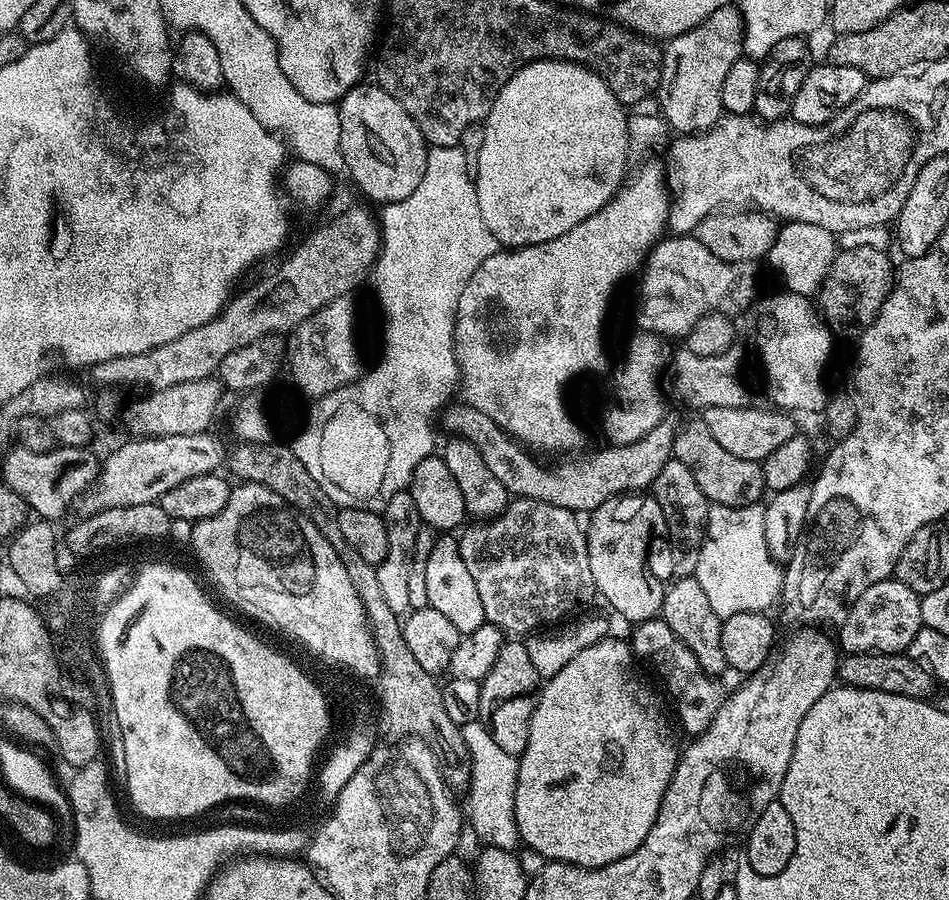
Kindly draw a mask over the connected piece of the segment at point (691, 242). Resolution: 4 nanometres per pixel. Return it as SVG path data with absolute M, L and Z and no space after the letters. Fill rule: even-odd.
M669 235L655 244L643 261L642 271L639 273L640 297L636 300L635 327L657 337L684 338L704 315L712 312L747 313L758 296L756 276L752 270L746 264L722 262L714 253L706 250L706 246L702 246L695 235Z

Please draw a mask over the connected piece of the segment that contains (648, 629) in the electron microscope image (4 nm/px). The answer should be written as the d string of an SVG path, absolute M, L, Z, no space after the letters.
M663 618L647 620L635 625L631 629L630 643L632 655L637 661L649 664L658 675L664 679L664 688L676 707L676 716L680 724L689 733L689 737L695 738L705 732L718 710L724 704L726 688L720 685L721 681L715 676L707 676L698 666L698 658L690 654L690 650L679 640L666 626Z

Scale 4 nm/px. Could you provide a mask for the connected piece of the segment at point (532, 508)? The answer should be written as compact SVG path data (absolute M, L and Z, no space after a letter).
M516 498L499 516L473 523L473 528L465 527L459 533L462 562L466 562L470 575L474 578L474 587L481 598L487 623L500 628L504 634L532 634L545 626L559 625L565 618L579 613L583 604L597 599L594 574L590 574L588 537L581 521L579 524L576 520L579 520L577 513L568 508Z

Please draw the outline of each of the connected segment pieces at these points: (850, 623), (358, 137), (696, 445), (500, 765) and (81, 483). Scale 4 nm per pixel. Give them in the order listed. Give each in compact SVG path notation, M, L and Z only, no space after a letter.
M889 578L882 582L874 583L869 589L862 594L861 598L848 609L847 617L843 623L839 625L838 642L841 649L845 653L896 653L907 651L909 645L912 644L917 632L923 627L922 624L922 608L920 596L916 592L910 590L905 583L895 578Z
M361 82L352 88L338 101L340 109L340 125L342 126L342 154L347 175L352 175L352 180L372 200L377 200L377 205L383 206L402 202L402 198L410 198L418 182L422 182L422 174L426 170L429 145L424 135L418 130L414 118L386 94L375 83Z
M696 418L689 424L681 423L677 427L672 459L690 469L690 474L694 474L694 482L698 482L698 490L702 490L702 494L706 494L713 505L741 508L760 504L765 499L763 467L755 460L737 458L735 454L729 454L722 446L718 446L718 442L710 438L703 419Z
M475 720L460 729L464 744L468 747L468 797L462 800L462 812L466 824L481 840L481 845L513 851L521 843L518 826L514 818L514 790L518 778L517 757L506 754L498 742L494 742L487 723Z
M16 446L3 457L3 483L14 494L24 499L25 505L32 508L42 520L59 521L64 511L71 509L76 500L96 481L101 461L88 448L52 448L49 452L35 452Z

